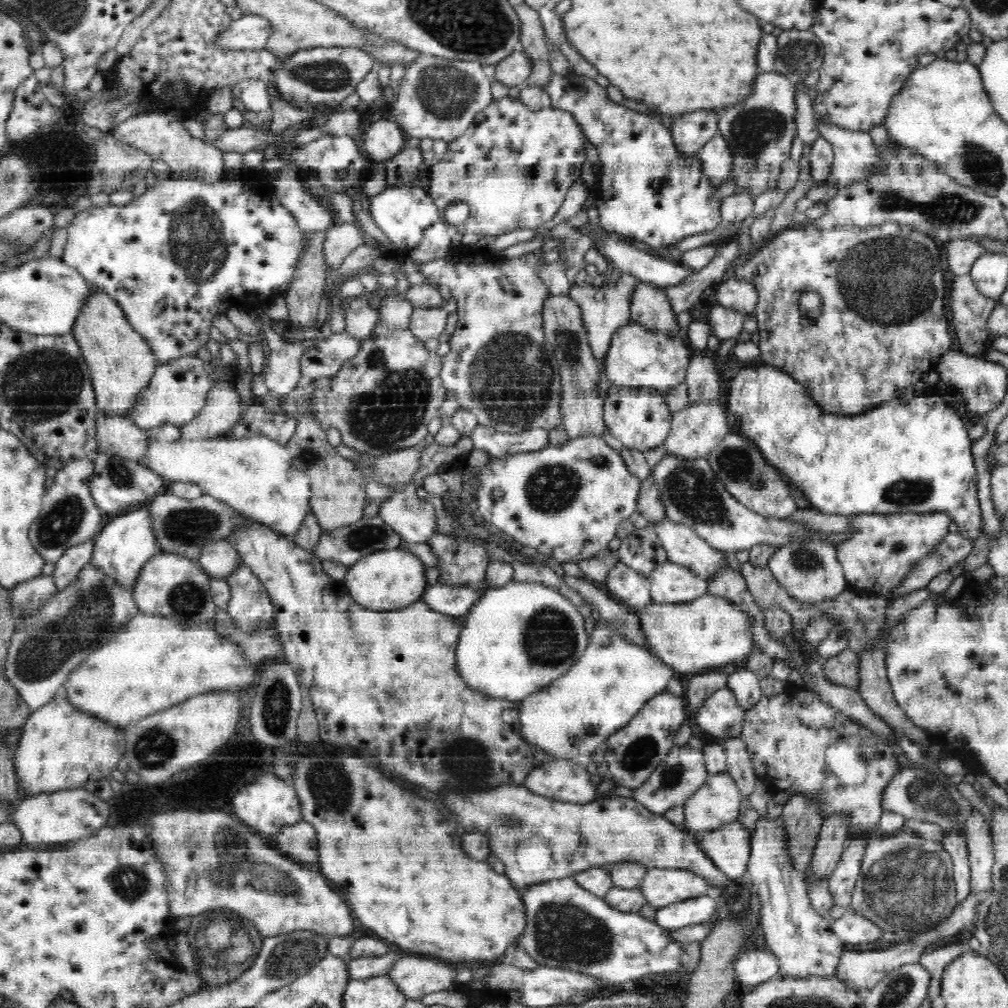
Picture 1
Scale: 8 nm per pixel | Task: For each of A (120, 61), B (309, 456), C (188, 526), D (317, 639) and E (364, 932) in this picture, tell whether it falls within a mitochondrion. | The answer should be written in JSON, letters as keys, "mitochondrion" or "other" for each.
{"A":"other","B":"mitochondrion","C":"mitochondrion","D":"other","E":"other"}

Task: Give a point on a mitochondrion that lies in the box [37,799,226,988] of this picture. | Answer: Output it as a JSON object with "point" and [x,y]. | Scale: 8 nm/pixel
{"point":[130,883]}

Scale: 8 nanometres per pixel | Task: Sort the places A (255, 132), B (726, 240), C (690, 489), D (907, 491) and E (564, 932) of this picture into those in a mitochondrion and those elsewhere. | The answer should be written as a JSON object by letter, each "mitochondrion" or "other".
{"A":"other","B":"other","C":"mitochondrion","D":"mitochondrion","E":"mitochondrion"}

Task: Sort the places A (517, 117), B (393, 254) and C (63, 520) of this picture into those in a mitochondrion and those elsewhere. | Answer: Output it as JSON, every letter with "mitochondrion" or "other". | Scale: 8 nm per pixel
{"A":"other","B":"other","C":"mitochondrion"}

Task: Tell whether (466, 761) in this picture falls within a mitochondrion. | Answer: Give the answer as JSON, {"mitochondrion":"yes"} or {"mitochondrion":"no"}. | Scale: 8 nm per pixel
{"mitochondrion":"yes"}

